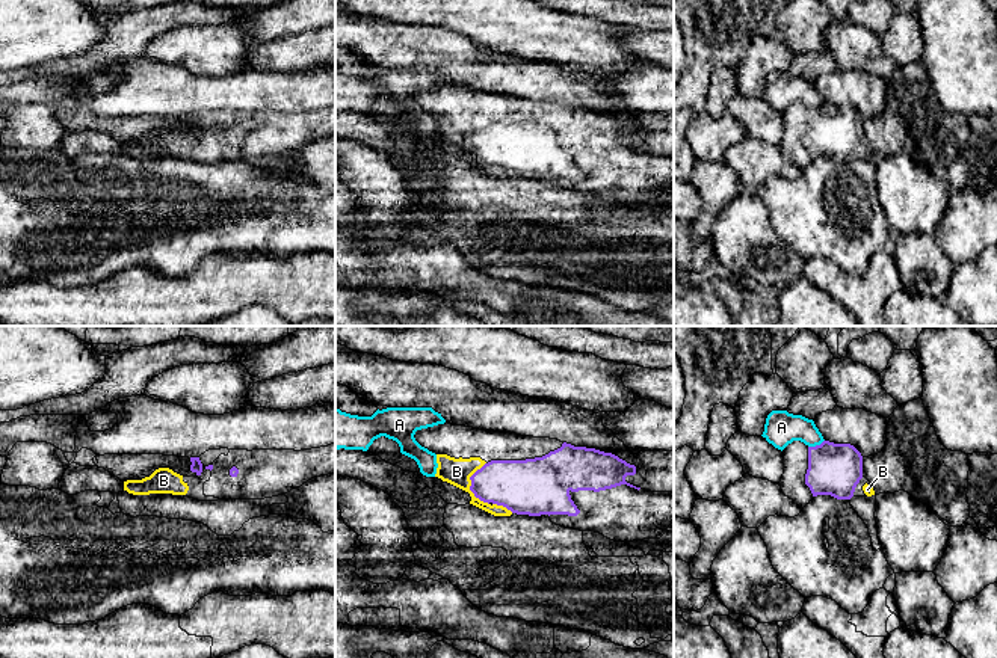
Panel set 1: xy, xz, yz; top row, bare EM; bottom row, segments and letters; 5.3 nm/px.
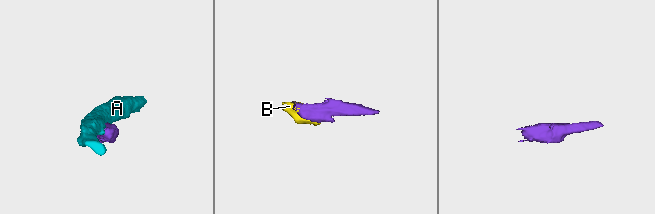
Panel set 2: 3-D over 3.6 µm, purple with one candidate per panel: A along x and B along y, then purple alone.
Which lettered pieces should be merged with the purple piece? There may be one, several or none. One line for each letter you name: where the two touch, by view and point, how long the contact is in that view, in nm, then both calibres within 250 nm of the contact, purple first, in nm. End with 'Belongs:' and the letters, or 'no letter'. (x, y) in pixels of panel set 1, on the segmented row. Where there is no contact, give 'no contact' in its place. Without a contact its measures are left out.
B: meets purple in xz at (470, 486); contact 240 nm long; 280 nm thick on the purple side, 140 nm on the other
Belongs: B

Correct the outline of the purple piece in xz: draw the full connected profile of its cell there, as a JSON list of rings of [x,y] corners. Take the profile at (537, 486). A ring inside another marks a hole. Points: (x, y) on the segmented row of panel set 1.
[[[449,423],[417,430],[414,438],[437,454],[435,477],[468,492],[470,504],[494,516],[547,515],[556,525],[595,531],[616,542],[660,539],[674,524],[674,494],[627,483],[636,466],[612,453]]]

